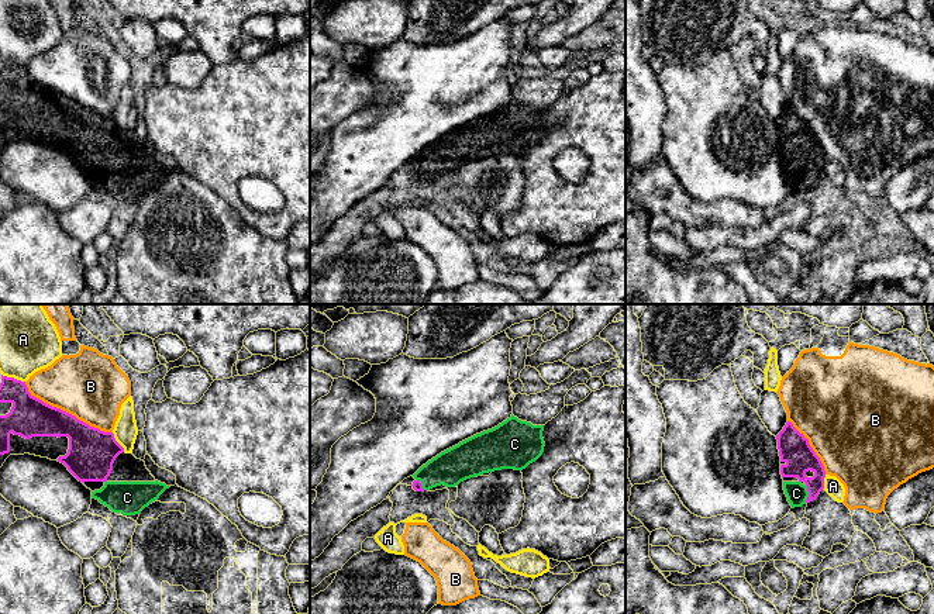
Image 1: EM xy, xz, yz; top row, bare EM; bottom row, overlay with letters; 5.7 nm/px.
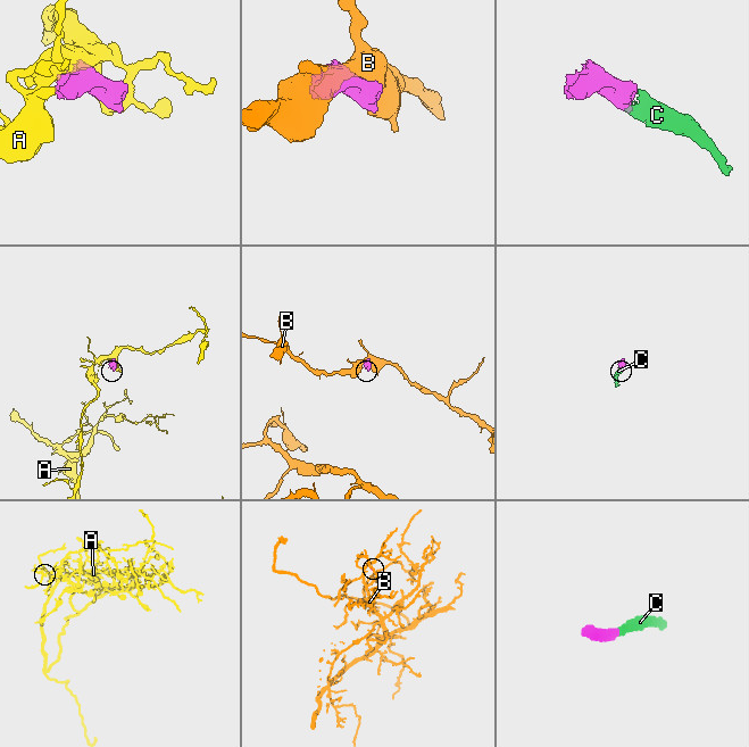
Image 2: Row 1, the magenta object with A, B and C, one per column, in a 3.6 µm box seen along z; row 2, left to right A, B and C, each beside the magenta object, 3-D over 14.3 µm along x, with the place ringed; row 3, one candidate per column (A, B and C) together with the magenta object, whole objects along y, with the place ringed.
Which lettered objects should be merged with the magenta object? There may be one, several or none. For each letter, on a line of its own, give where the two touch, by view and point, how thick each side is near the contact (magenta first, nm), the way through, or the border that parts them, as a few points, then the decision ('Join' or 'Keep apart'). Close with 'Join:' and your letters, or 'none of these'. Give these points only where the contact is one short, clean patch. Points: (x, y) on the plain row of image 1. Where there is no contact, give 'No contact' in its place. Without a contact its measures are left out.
A: Touches magenta at xy (117, 127). Thickness 280 nm (magenta) against 140 nm. Keep apart
B: Touches magenta at xy (65, 96). Thickness 240 nm (magenta) against 380 nm. Keep apart
C: Touches magenta at yz (809, 178). Thickness 170 nm (magenta) against 120 nm. Join
Join: C

